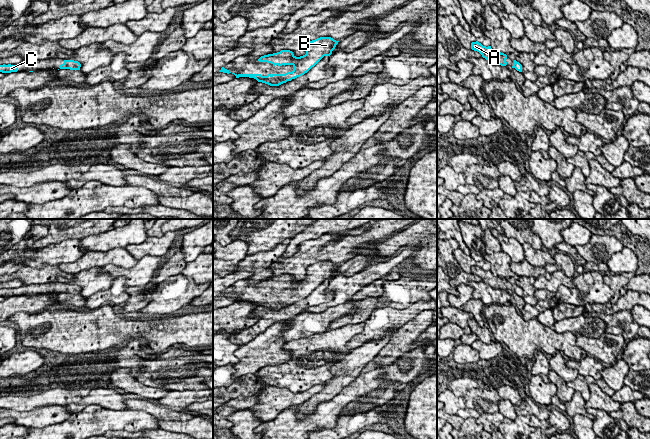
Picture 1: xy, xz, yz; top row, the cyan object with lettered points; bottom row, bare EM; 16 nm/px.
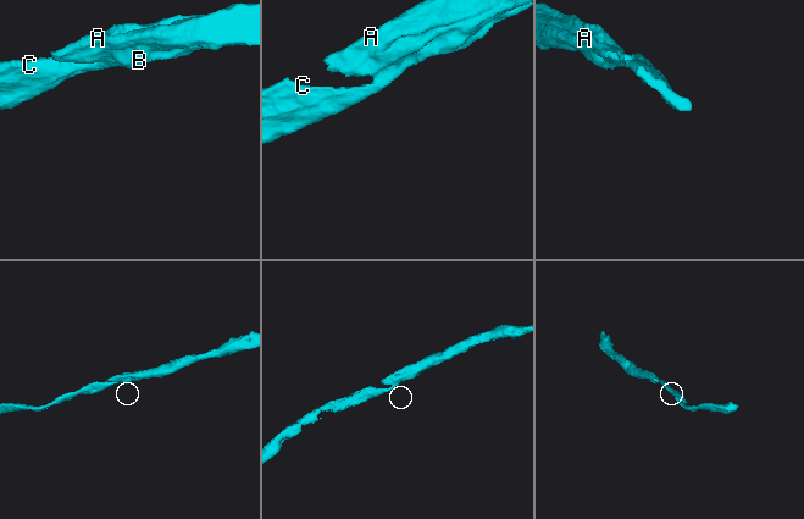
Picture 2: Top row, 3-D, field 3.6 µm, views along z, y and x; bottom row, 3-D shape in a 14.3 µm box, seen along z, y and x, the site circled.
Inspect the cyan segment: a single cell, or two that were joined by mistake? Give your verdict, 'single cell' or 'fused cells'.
single cell

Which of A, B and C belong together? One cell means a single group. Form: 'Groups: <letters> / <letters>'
Groups: A B C

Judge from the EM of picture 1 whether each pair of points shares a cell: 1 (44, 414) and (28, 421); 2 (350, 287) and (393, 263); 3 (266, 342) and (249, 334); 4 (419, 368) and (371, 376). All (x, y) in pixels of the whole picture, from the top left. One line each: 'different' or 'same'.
1: same
2: same
3: different
4: same

